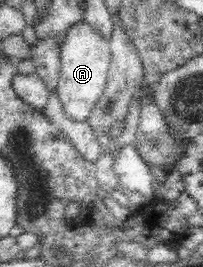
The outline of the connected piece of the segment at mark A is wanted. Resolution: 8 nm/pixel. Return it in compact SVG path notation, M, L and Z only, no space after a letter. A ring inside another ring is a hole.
M80 21L67 30L66 39L60 51L60 62L62 65L56 92L64 114L76 122L86 122L99 97L108 87L108 71L111 63L109 41L105 41L92 30L92 27Z

